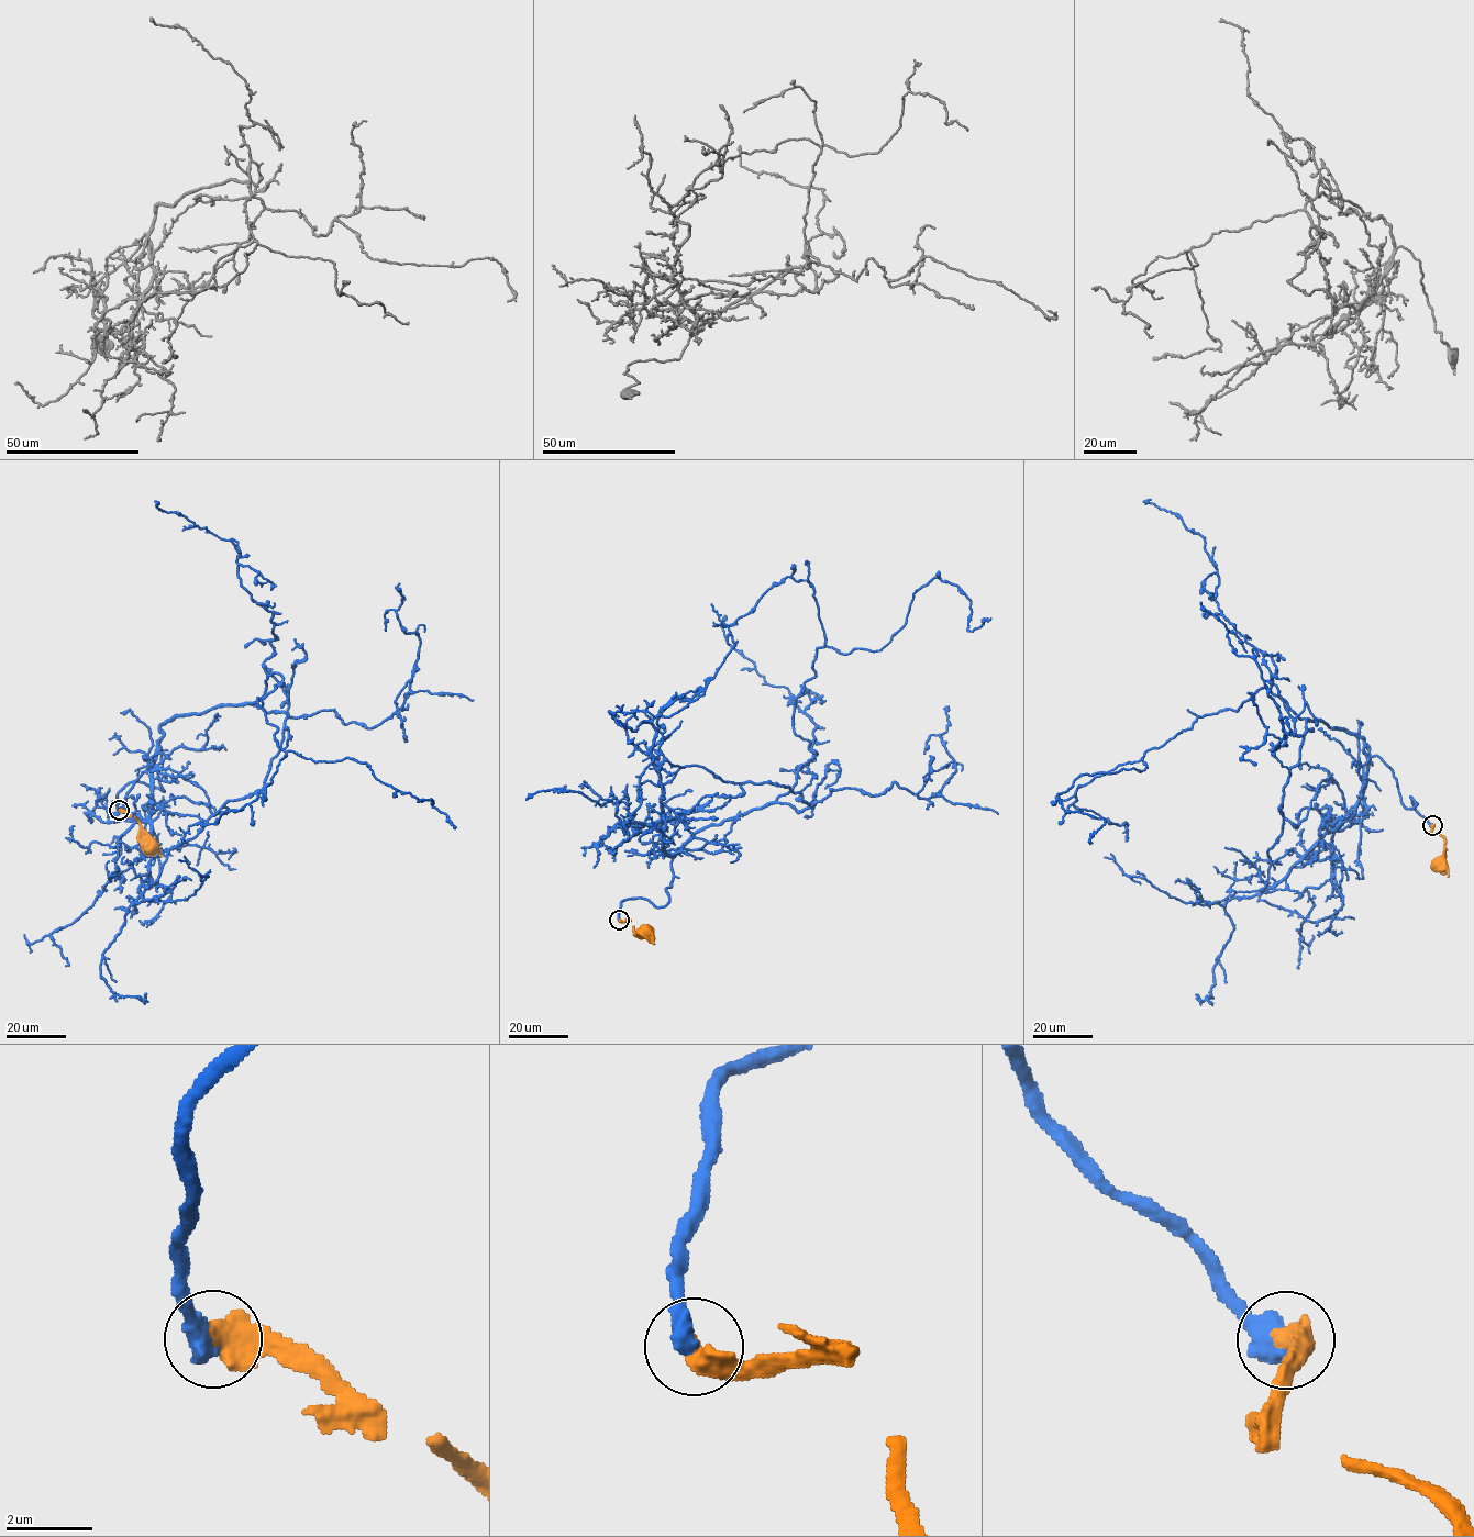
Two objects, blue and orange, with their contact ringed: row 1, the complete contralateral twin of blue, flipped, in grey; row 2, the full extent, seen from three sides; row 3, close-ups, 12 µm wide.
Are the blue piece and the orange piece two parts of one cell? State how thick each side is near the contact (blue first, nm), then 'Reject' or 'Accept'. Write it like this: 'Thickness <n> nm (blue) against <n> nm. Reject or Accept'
Thickness 600 nm (blue) against 650 nm. Accept

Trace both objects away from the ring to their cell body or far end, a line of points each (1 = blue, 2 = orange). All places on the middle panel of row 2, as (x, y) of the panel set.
1: (619, 920), (667, 903), (697, 832), (793, 788), (818, 647), (879, 650), (937, 577), (989, 620)
2: (619, 920), (630, 922), (638, 936), (642, 936), (643, 931)

